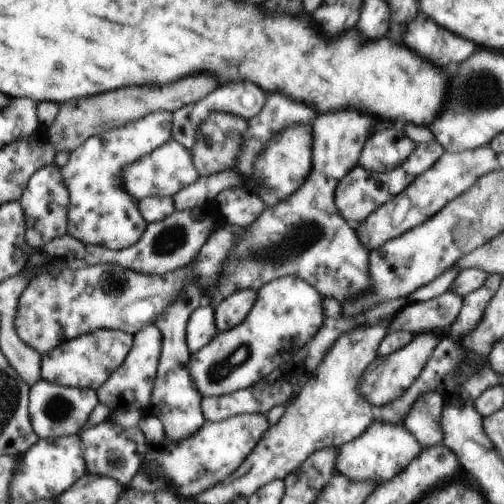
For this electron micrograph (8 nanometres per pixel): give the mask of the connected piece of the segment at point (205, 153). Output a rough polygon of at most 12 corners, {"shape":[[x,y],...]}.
{"shape":[[212,113],[191,157],[200,176],[235,168],[248,120]]}

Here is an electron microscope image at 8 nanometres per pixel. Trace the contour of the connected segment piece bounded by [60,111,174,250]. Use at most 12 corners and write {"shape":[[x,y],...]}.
{"shape":[[158,111],[90,137],[60,168],[67,234],[112,250],[146,232],[130,164],[173,135]]}

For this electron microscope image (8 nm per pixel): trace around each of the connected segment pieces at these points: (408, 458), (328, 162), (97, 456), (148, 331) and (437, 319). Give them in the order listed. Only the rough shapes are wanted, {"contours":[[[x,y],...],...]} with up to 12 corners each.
{"contours":[[[373,420],[338,447],[336,471],[375,486],[423,450],[405,424]],[[314,120],[306,180],[266,208],[203,291],[298,276],[340,304],[370,292],[335,190],[376,120]],[[106,420],[79,436],[87,473],[124,486],[148,443],[138,426]],[[156,324],[138,331],[126,362],[98,388],[111,410],[147,410],[162,361]],[[452,290],[410,302],[391,317],[387,334],[451,328],[463,298]]]}

